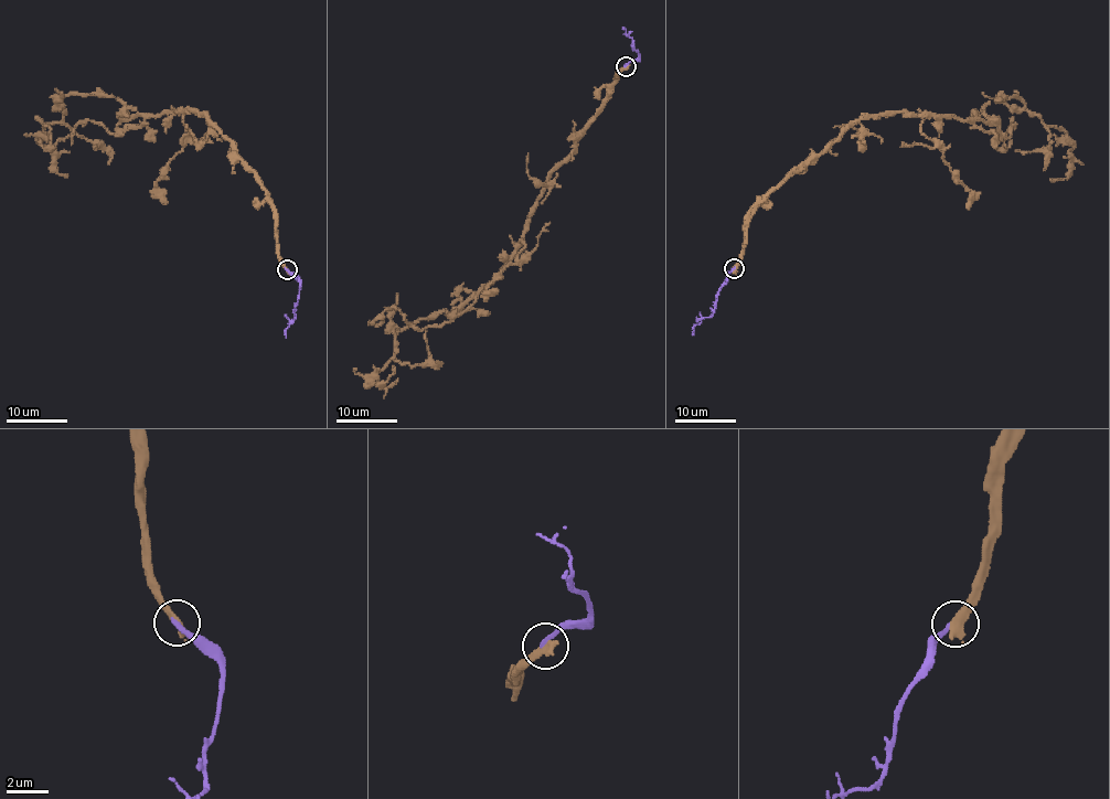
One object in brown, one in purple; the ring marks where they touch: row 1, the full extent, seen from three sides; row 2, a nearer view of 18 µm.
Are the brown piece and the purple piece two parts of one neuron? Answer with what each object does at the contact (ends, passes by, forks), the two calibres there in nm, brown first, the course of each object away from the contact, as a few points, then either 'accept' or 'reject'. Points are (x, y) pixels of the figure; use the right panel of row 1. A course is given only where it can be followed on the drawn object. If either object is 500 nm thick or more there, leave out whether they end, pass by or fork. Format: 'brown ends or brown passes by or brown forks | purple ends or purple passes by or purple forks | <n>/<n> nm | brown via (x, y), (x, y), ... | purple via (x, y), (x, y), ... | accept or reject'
brown ends | purple ends | 480/260 nm | brown via (734, 268), (746, 217), (853, 120), (985, 121), (990, 103), (1016, 97), (1073, 144), (1070, 173), (1049, 179) | purple via (734, 268), (723, 283), (714, 311), (693, 327), (692, 334) | reject

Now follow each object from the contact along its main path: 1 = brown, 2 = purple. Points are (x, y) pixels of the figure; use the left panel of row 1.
1: (286, 268), (262, 182), (191, 109), (132, 117), (107, 95), (67, 95), (64, 117), (40, 140), (64, 174)
2: (286, 268), (299, 283), (294, 319), (286, 330), (286, 338)

